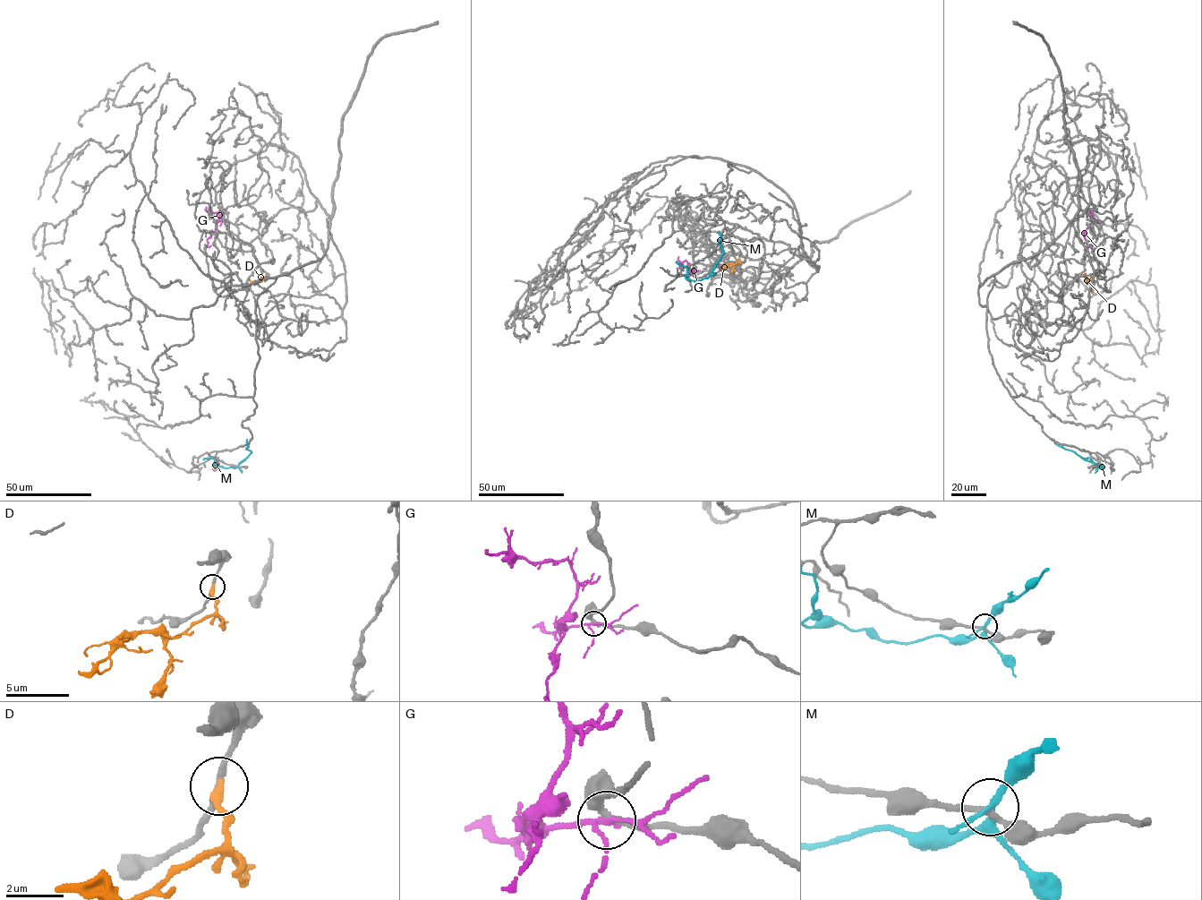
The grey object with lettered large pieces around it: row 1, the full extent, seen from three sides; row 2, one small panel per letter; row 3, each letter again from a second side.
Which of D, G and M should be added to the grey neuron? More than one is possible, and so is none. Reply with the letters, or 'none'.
M

